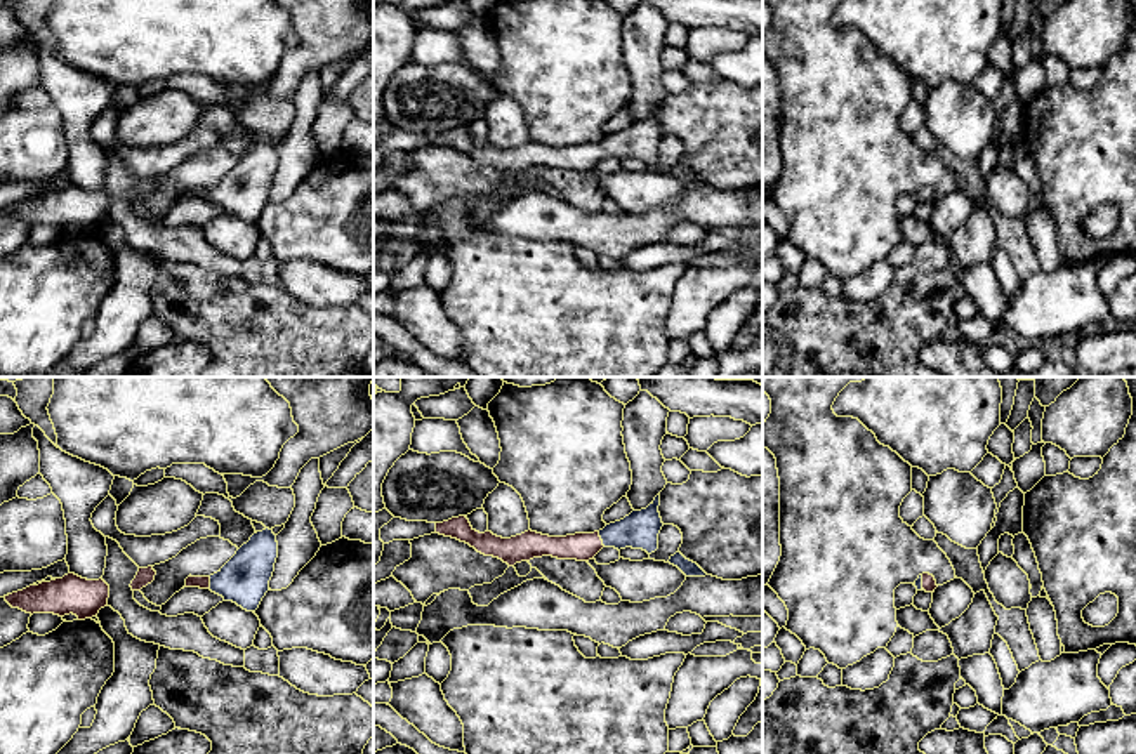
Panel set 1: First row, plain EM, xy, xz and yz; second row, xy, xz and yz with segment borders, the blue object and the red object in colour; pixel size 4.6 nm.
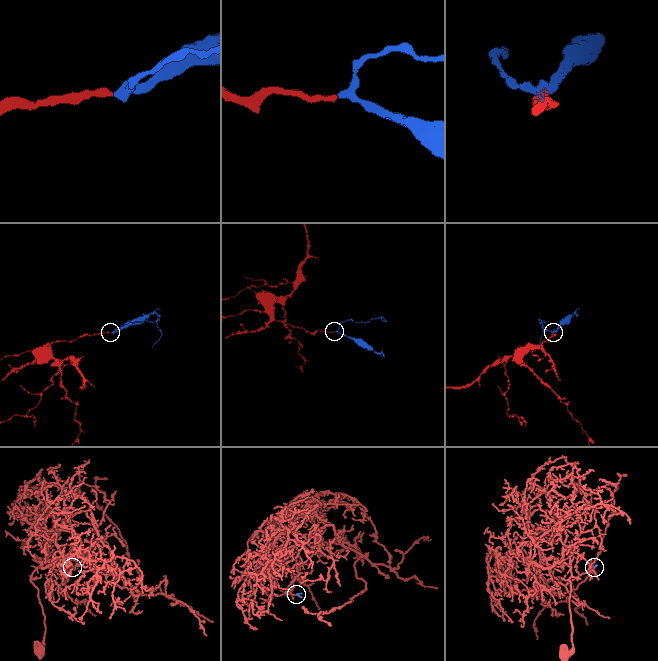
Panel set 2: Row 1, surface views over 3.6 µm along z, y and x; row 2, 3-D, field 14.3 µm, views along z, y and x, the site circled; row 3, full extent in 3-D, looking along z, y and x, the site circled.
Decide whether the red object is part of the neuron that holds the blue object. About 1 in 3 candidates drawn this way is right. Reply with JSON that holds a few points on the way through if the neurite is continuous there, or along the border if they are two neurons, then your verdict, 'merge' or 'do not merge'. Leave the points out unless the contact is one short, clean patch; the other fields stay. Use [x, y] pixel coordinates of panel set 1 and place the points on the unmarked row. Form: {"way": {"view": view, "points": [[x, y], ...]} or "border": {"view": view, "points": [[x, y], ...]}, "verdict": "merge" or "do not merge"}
{"way": {"view": "xz", "points": [[640, 141], [601, 150], [581, 157]]}, "verdict": "merge"}

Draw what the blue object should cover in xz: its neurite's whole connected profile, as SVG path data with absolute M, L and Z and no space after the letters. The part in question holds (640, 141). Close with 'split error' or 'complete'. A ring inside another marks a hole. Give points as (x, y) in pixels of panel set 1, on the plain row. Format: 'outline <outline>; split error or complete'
outline M660 106L646 120L632 122L624 130L610 134L599 142L566 148L549 148L528 141L521 146L502 149L492 142L476 142L466 127L436 134L434 144L466 153L478 163L499 169L509 177L542 167L589 172L603 158L615 158L618 162L632 158L651 165L658 160L658 144L664 137L658 116Z; split error

